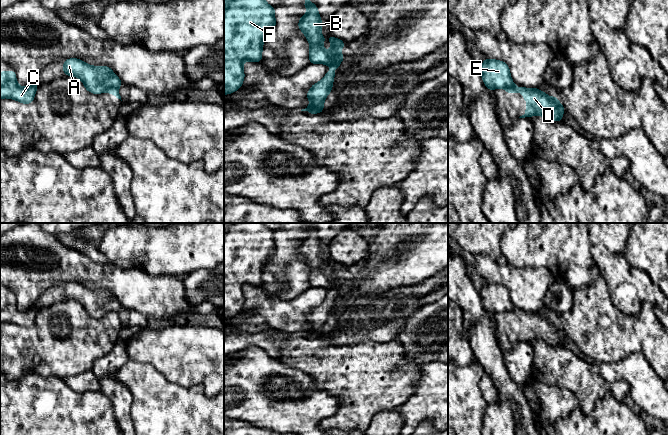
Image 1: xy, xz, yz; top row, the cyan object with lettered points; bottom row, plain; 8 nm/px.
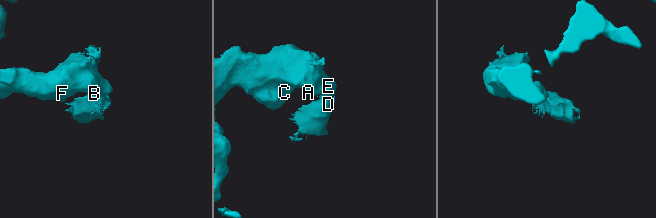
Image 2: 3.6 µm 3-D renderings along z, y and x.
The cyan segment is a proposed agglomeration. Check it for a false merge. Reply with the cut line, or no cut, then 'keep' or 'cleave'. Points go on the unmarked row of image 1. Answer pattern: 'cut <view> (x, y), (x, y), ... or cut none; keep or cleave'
cut xy (117, 311), (107, 311), (103, 315); cleave

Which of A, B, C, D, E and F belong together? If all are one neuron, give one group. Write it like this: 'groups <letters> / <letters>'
groups A B C E F / D

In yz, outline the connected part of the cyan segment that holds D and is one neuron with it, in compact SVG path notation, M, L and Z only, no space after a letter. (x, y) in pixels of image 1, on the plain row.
M517 310L505 312L506 317L521 316L527 326L526 336L519 342L543 340L550 345L563 345L562 339L566 335L558 325L557 320L552 322L537 312L525 312Z

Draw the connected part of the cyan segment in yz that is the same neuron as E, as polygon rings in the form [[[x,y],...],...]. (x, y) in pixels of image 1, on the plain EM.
[[[484,283],[479,295],[489,314],[516,310],[510,299],[510,292],[504,285]]]

